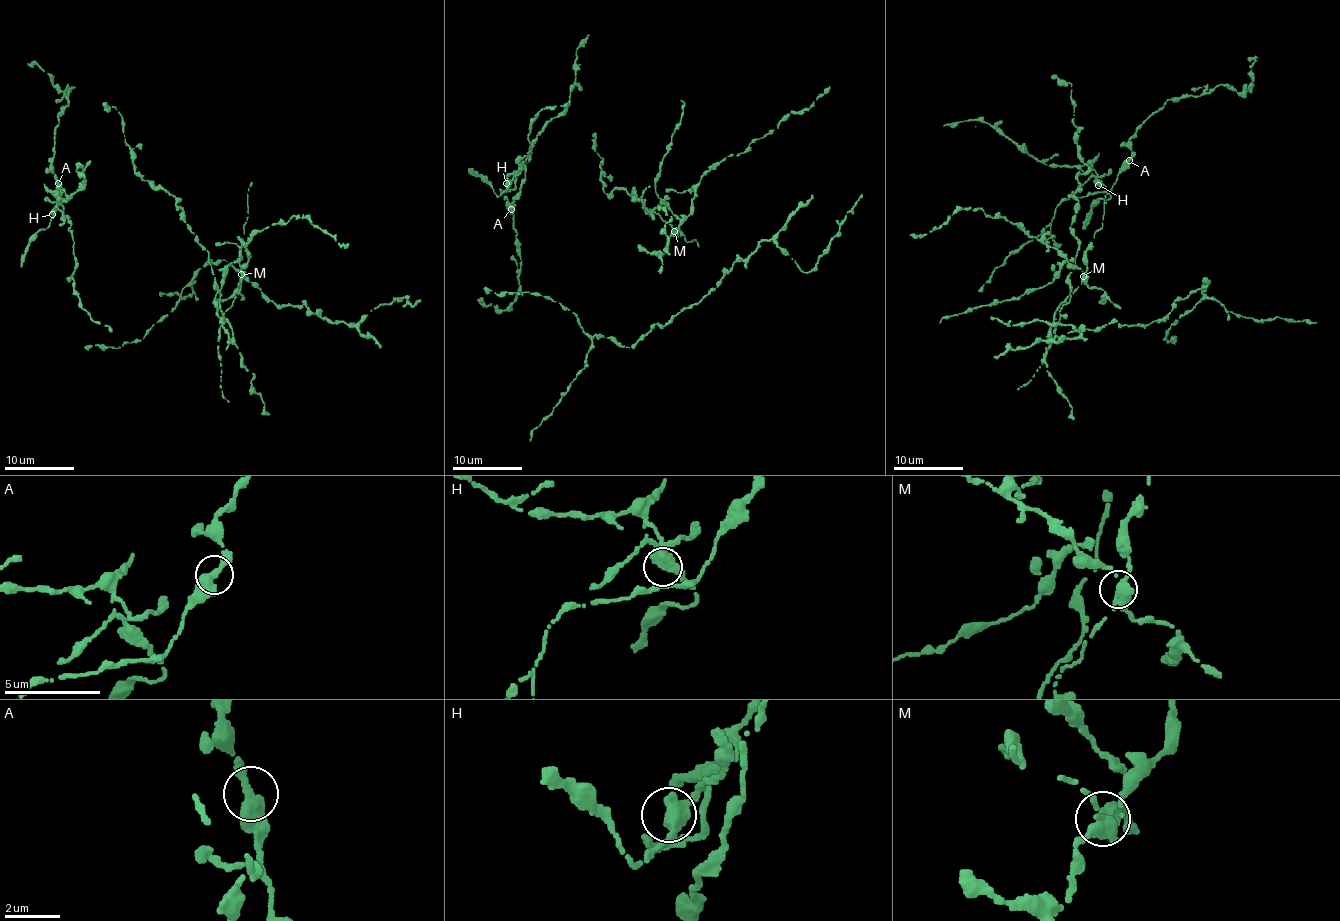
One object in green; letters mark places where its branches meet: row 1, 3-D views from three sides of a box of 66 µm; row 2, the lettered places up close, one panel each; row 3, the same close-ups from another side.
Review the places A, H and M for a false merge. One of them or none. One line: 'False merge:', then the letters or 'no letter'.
False merge: M

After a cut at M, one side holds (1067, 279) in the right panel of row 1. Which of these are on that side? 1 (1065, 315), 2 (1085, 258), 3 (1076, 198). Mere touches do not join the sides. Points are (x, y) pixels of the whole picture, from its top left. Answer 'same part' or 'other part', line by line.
1: other part
2: other part
3: same part

